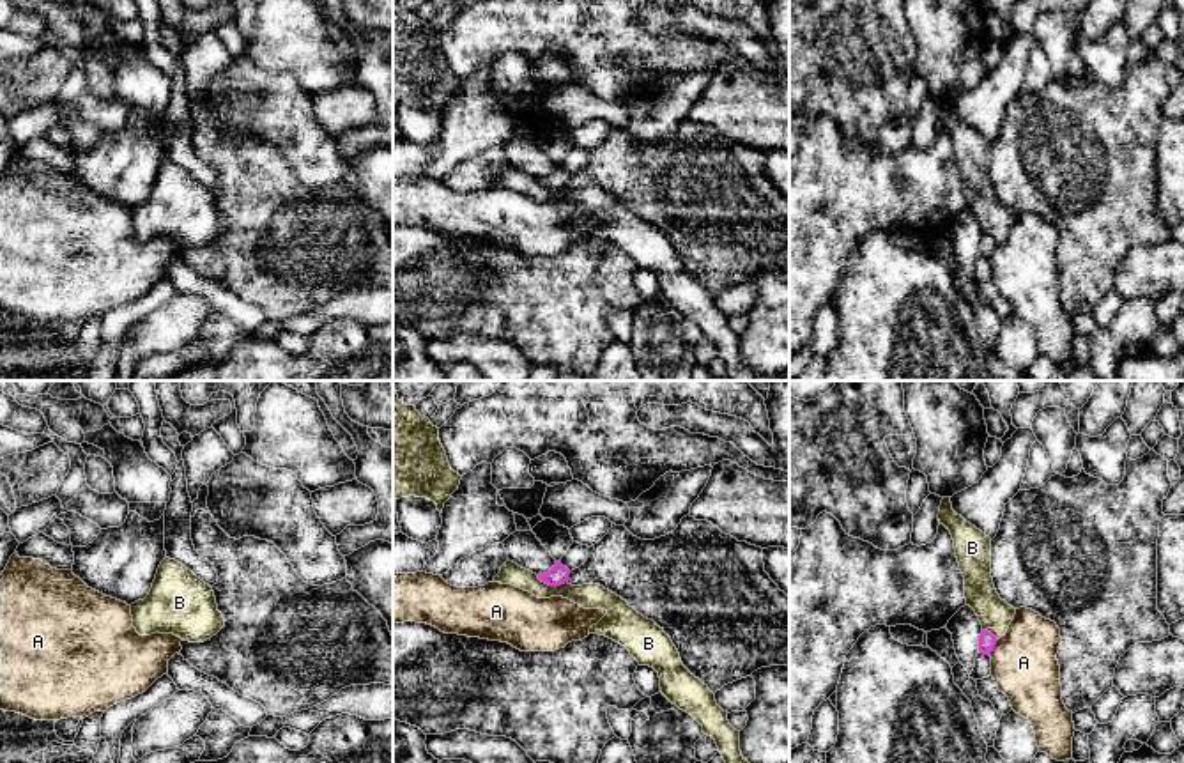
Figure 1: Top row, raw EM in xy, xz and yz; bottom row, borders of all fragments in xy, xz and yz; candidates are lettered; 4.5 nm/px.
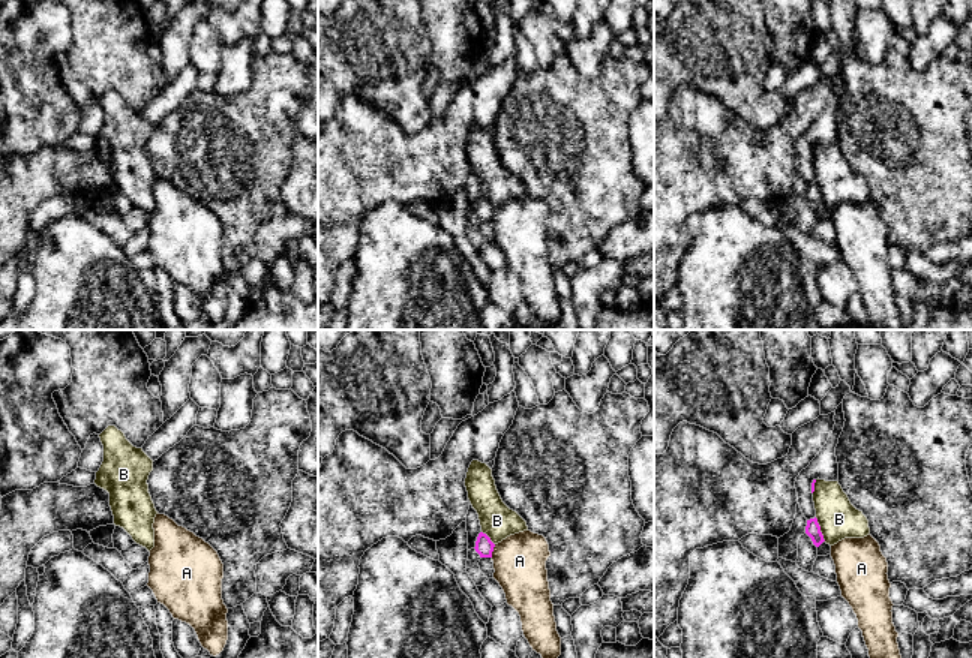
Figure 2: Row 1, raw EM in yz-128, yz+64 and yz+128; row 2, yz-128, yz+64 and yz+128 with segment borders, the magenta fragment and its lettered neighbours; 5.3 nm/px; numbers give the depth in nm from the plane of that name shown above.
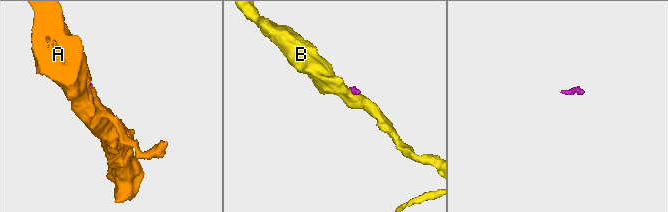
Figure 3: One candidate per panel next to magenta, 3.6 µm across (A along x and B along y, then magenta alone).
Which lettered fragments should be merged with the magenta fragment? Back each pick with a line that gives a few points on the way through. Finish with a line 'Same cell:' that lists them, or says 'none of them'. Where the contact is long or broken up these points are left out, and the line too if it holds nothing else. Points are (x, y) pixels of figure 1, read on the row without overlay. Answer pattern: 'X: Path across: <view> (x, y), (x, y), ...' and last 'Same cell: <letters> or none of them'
Same cell: none of them

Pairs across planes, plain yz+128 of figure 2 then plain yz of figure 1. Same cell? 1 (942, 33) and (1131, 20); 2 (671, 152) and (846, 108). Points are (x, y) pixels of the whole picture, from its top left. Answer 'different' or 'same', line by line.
1: different
2: different

